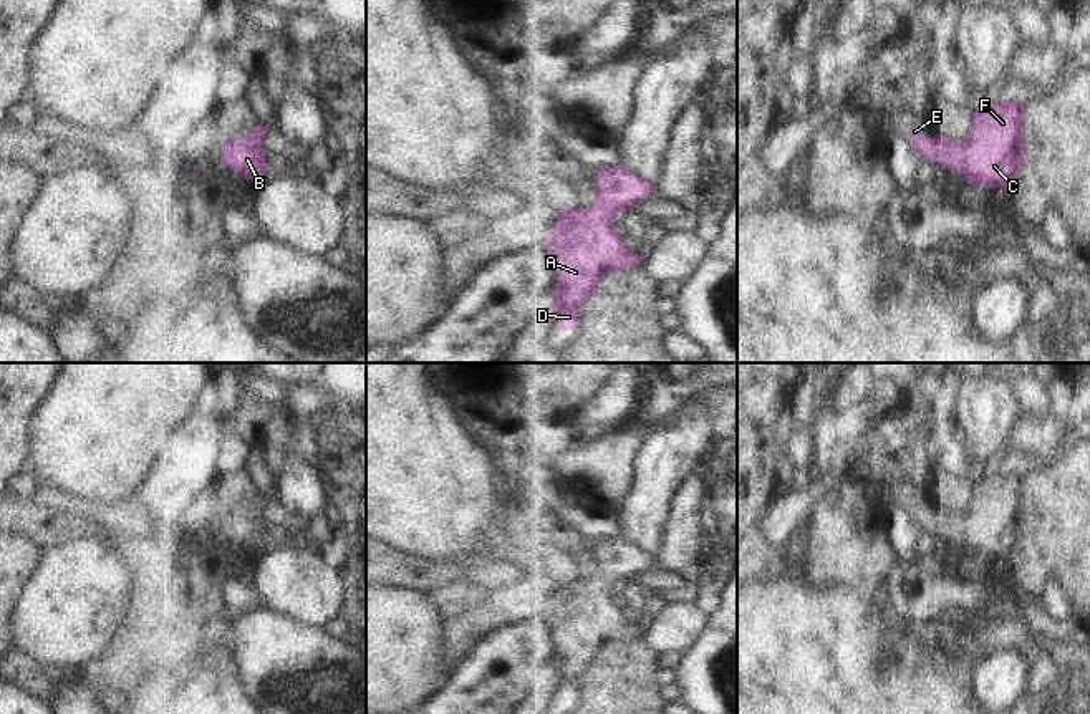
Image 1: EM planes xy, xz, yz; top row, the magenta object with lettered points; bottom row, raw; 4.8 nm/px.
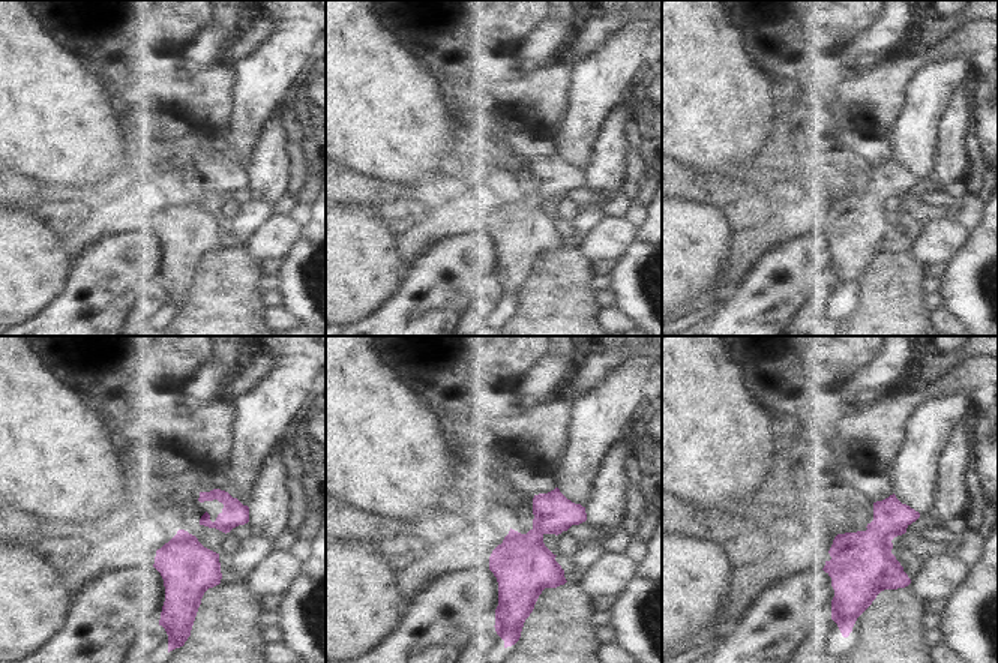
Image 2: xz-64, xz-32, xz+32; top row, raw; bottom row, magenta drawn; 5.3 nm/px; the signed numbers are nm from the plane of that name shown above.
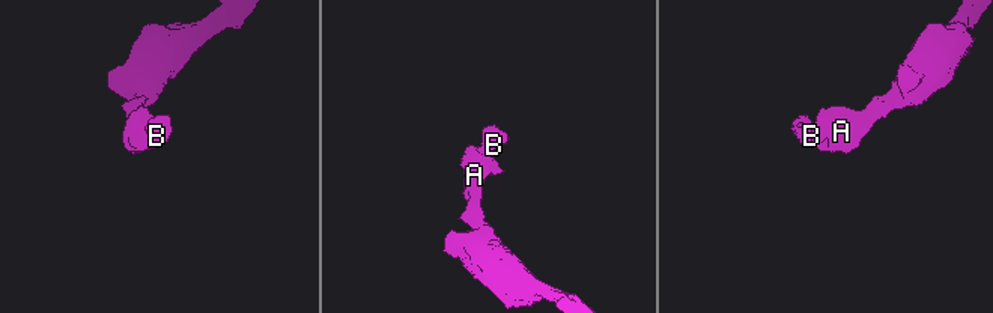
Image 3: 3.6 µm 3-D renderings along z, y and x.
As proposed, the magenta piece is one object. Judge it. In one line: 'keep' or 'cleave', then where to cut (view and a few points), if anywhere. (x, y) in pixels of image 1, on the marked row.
keep | no cut

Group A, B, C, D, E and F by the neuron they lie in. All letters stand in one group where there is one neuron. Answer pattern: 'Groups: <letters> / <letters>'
Groups: A B C D E F

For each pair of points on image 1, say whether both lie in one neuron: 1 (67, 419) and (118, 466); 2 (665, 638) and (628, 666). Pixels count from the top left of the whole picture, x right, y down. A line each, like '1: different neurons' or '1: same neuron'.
1: same neuron
2: different neurons

